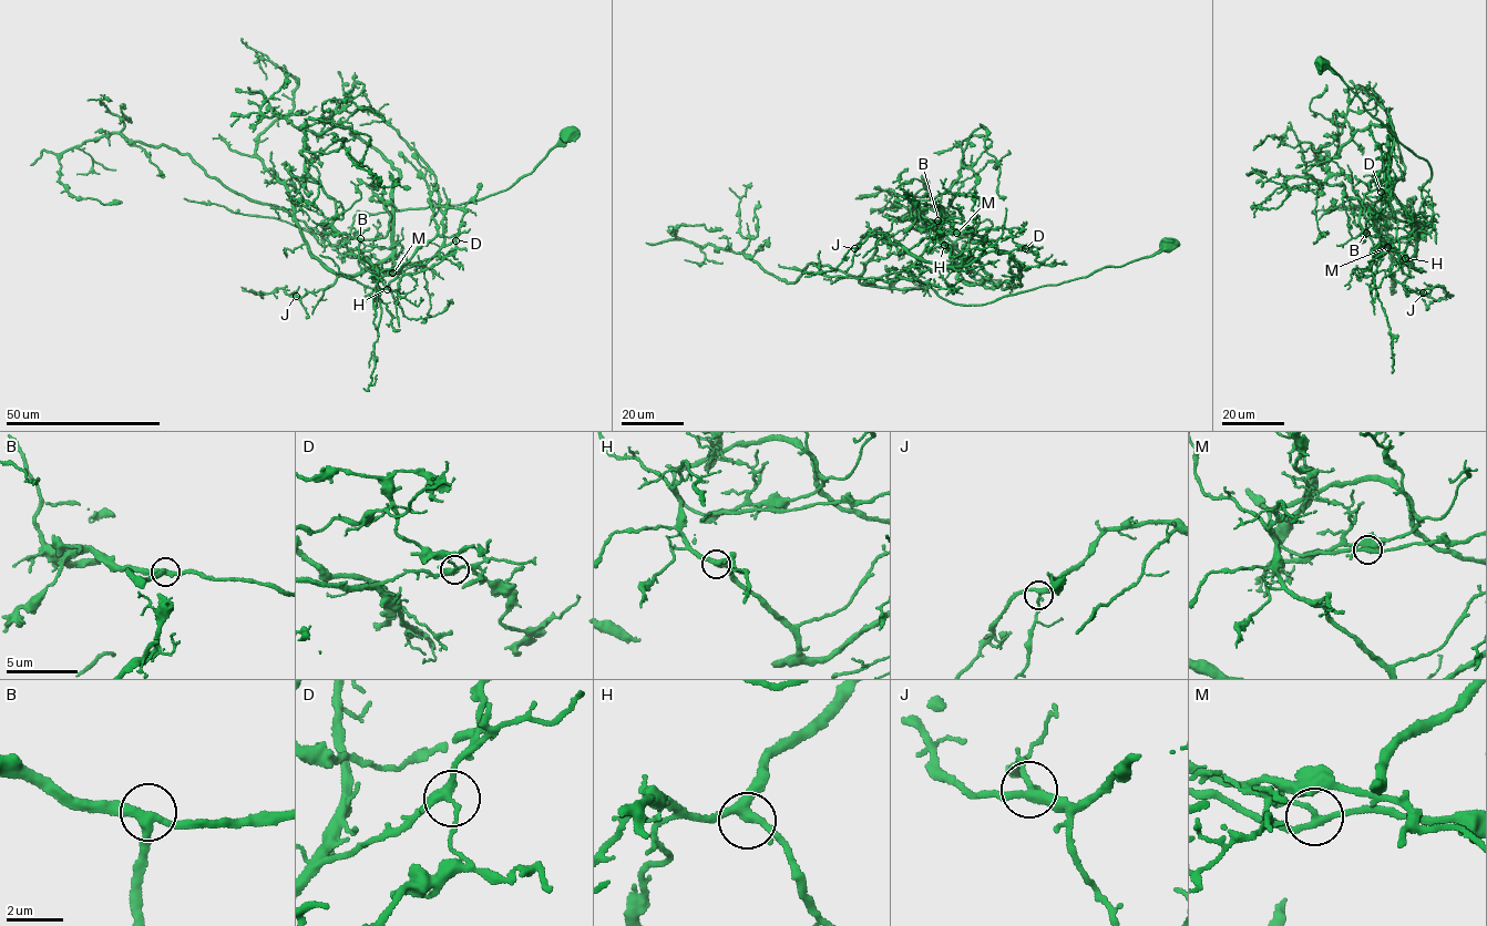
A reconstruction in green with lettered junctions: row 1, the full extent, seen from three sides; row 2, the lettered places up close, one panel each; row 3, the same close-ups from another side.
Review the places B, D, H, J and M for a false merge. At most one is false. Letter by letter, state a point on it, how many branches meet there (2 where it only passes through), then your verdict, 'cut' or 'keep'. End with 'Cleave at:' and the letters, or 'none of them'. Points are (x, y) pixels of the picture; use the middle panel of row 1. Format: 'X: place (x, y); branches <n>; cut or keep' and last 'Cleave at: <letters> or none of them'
B: place (937, 220); branches 3; keep
D: place (1025, 248); branches 3; keep
H: place (944, 245); branches 3; keep
J: place (854, 248); branches 3; keep
M: place (956, 233); branches 3; cut
Cleave at: M

